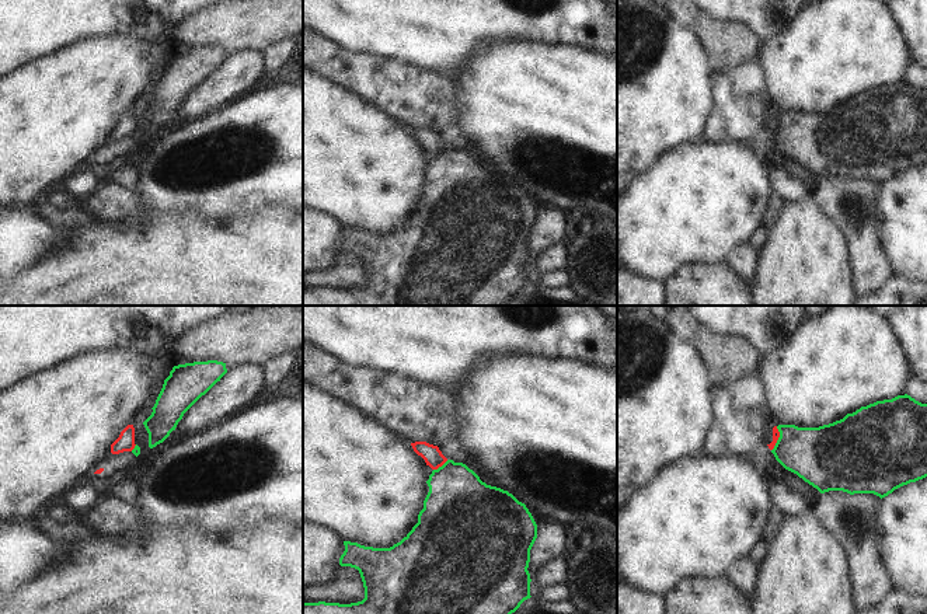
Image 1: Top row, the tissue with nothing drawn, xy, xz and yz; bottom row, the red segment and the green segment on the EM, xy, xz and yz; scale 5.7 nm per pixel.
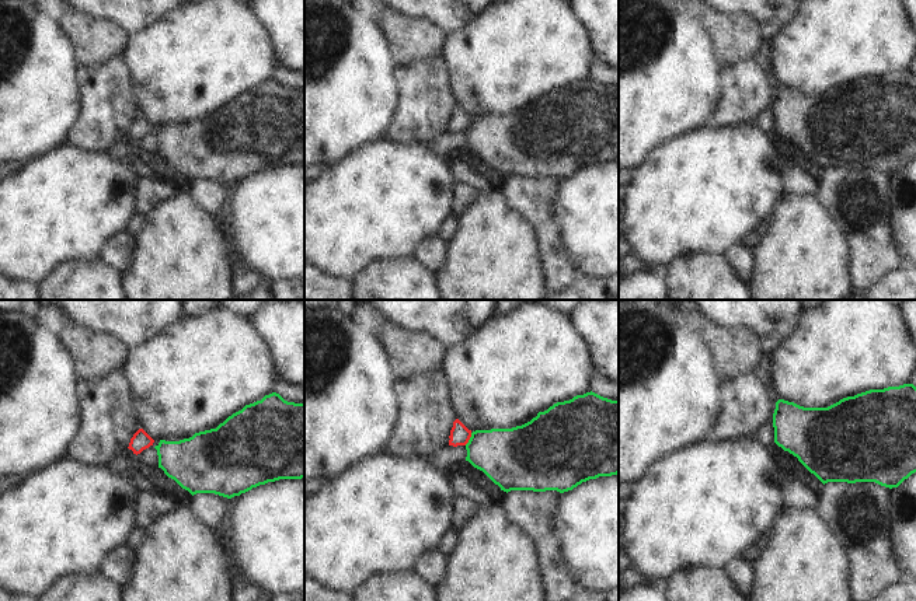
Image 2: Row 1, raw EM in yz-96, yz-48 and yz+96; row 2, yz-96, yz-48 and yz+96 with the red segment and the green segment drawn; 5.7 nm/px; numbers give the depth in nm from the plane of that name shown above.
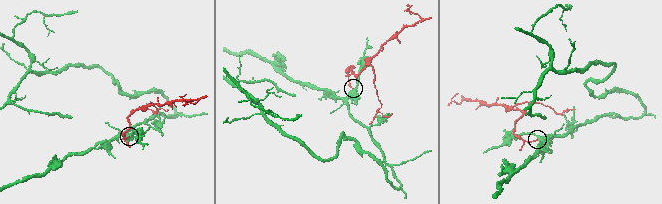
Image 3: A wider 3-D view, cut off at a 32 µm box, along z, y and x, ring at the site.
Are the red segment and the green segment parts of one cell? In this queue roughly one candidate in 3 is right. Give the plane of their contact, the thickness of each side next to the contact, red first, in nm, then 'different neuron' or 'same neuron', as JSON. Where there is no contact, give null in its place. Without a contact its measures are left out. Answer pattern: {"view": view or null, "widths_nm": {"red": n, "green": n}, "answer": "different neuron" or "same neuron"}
{"view": "yz", "widths_nm": {"red": 50, "green": 320}, "answer": "different neuron"}

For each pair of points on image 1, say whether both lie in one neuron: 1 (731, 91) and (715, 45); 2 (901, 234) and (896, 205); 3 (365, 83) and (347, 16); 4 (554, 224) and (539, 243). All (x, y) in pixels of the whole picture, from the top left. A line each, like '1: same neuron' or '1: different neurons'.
1: different neurons
2: same neuron
3: different neurons
4: same neuron

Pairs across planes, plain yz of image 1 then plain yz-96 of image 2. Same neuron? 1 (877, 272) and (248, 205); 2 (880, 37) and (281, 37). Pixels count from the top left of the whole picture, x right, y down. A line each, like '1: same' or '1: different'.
1: different
2: different

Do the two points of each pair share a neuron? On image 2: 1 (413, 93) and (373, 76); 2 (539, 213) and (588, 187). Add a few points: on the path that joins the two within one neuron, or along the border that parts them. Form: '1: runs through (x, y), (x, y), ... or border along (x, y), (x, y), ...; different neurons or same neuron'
1: border along (396, 66), (397, 109), (392, 118); different neurons
2: border along (563, 180), (557, 199), (557, 223), (561, 236); different neurons

